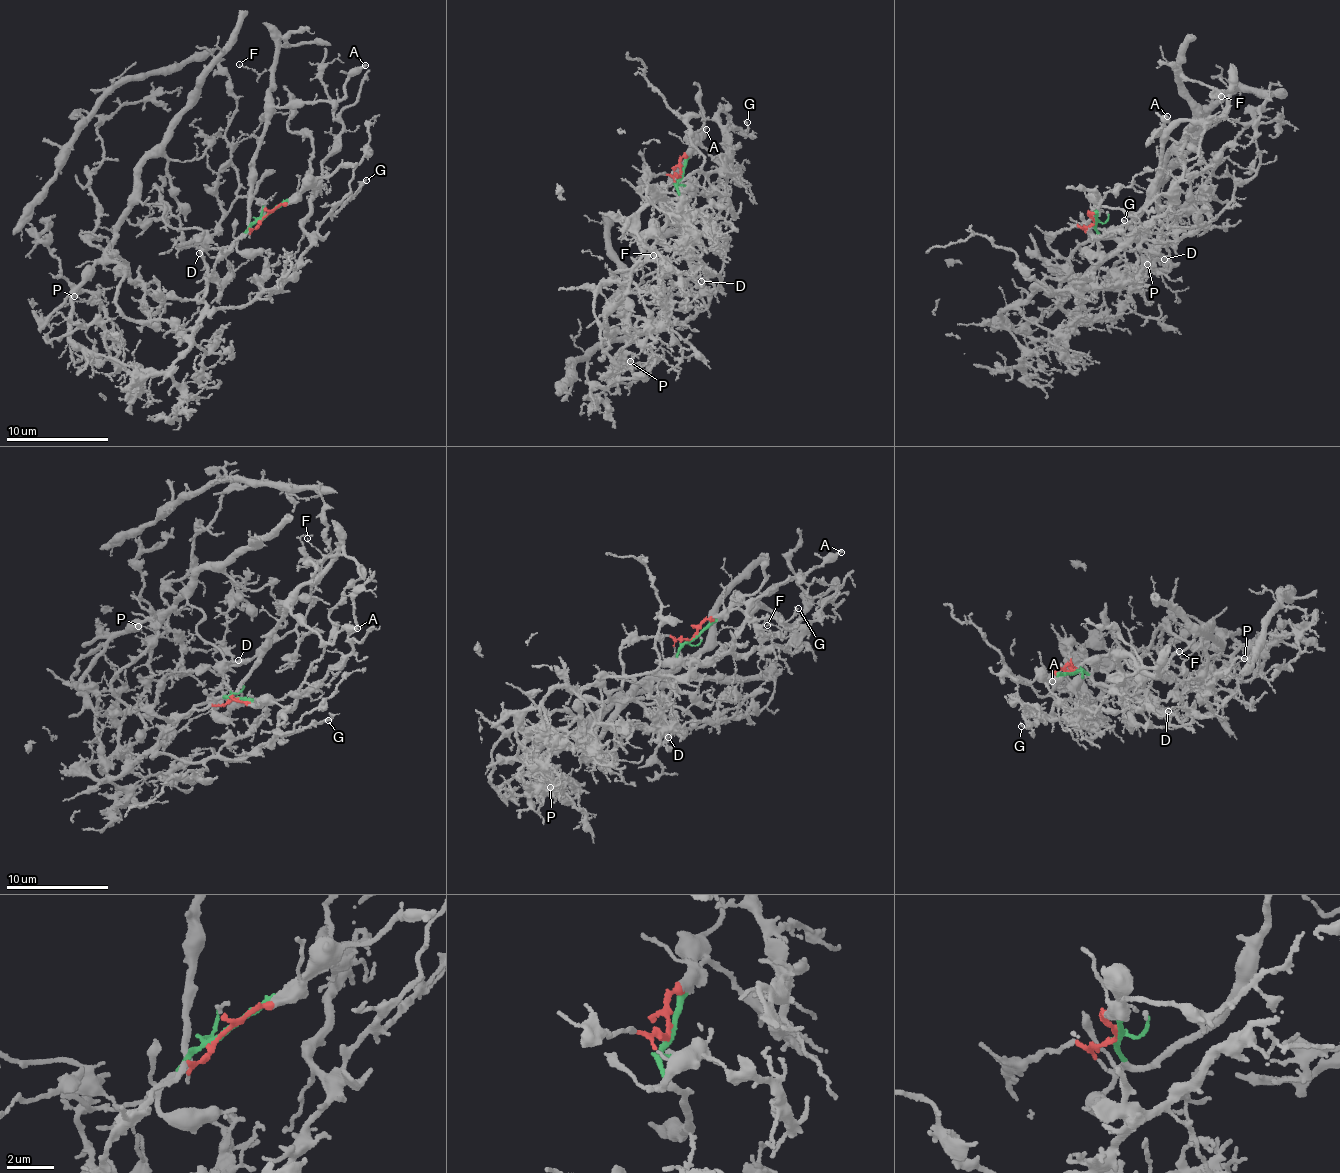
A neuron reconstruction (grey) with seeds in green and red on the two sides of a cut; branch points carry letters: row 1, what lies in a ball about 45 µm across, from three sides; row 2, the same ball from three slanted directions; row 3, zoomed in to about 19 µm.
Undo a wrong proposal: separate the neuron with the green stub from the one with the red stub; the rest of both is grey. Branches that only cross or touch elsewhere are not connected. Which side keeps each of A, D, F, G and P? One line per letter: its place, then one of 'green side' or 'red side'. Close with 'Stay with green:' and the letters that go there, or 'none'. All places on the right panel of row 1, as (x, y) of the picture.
A: (1167, 116) | green side
D: (1164, 259) | red side
F: (1221, 96) | green side
G: (1124, 220) | red side
P: (1147, 264) | red side
Stay with green: A, F

